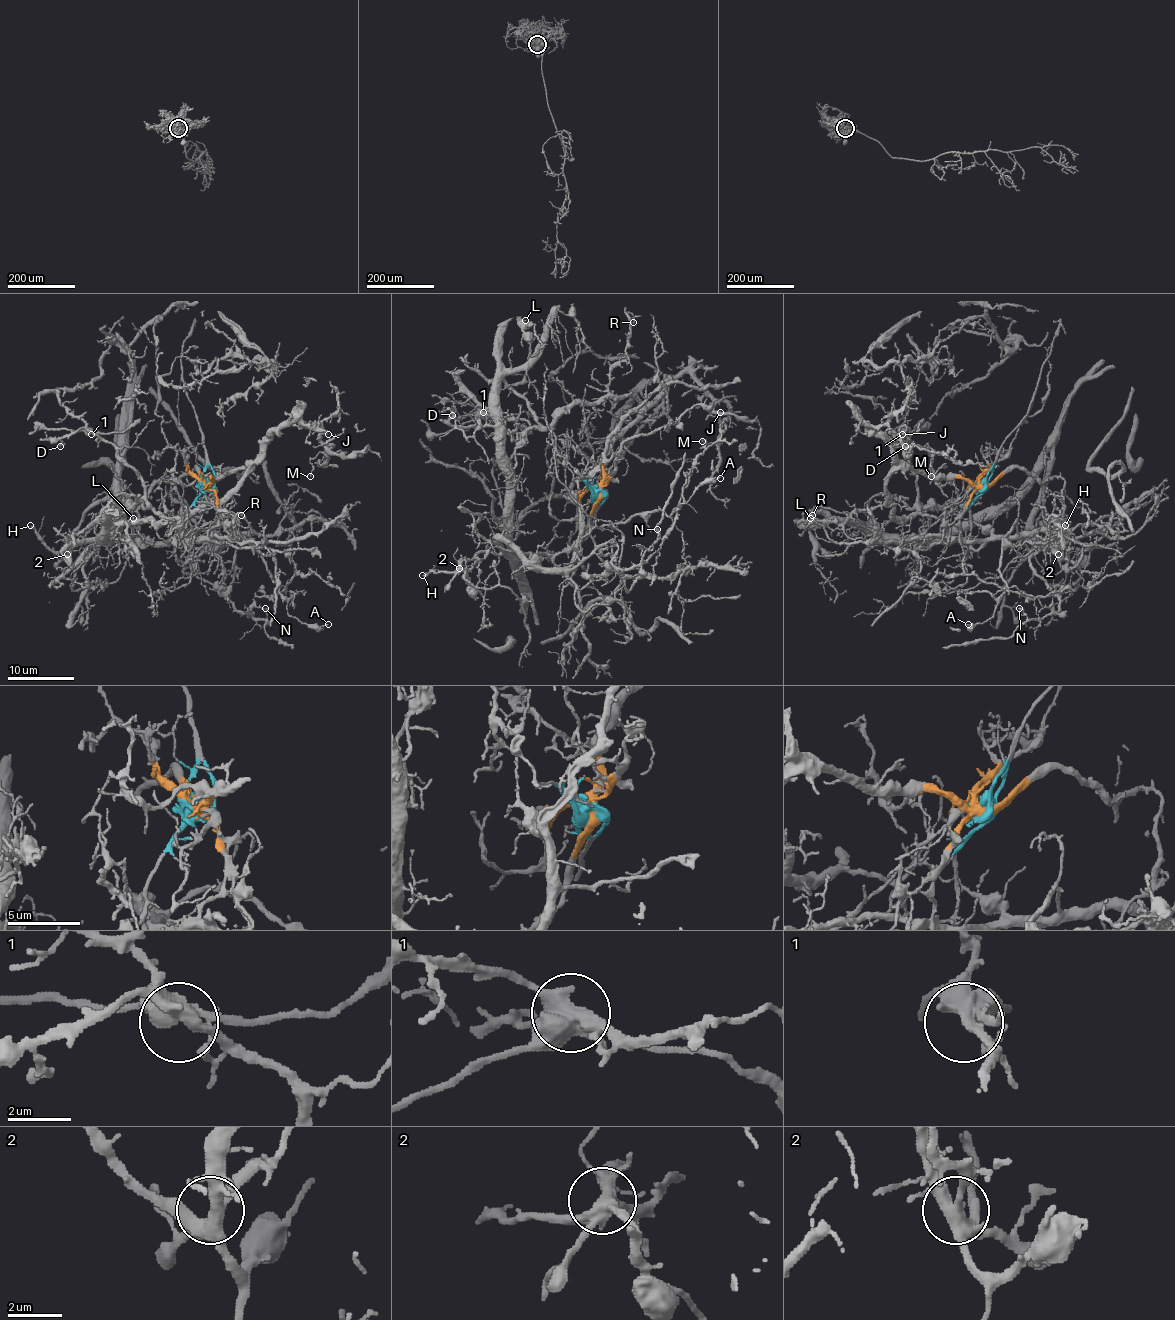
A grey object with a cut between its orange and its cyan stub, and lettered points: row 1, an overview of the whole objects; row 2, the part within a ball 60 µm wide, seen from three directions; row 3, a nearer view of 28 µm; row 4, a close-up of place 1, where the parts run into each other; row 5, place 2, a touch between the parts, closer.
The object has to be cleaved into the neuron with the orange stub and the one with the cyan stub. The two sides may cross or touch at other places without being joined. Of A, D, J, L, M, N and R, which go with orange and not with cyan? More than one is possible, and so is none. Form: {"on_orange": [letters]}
{"on_orange": ["D", "J", "M", "R"]}

